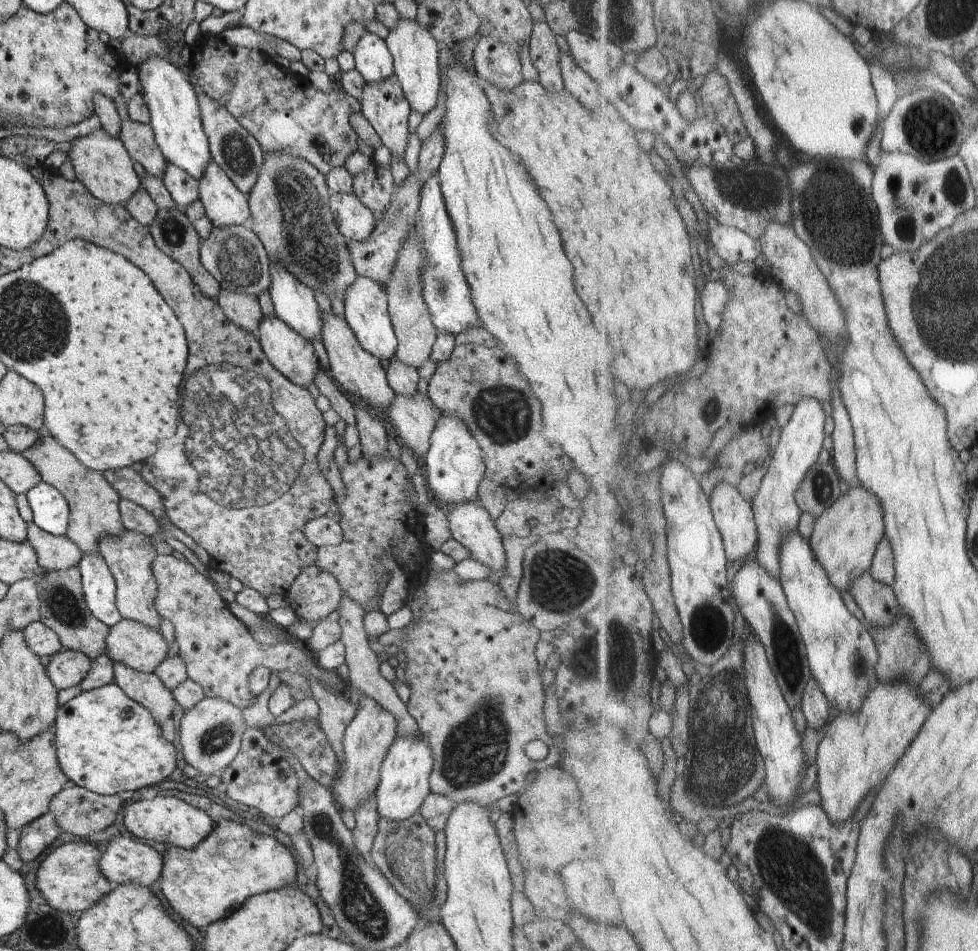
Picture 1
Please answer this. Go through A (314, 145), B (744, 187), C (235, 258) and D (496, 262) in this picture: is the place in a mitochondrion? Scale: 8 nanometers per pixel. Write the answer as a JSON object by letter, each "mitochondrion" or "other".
{"A":"mitochondrion","B":"mitochondrion","C":"mitochondrion","D":"other"}

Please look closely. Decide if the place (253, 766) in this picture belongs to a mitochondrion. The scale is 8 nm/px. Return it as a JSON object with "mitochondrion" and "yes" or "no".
{"mitochondrion":"no"}

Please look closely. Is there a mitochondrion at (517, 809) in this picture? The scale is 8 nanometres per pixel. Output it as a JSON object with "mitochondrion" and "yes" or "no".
{"mitochondrion":"no"}

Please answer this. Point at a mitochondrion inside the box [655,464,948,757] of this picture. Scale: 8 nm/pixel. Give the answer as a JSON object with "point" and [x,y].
{"point":[786,652]}

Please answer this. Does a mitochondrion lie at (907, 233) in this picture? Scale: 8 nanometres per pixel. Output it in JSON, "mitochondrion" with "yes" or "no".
{"mitochondrion":"yes"}

